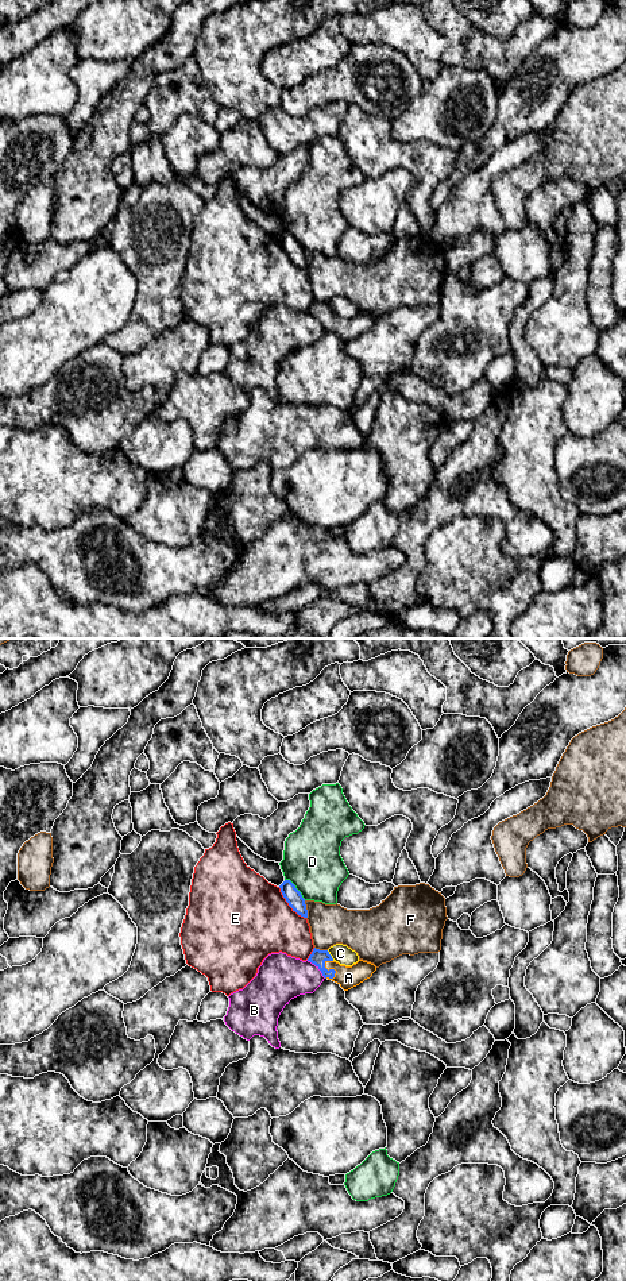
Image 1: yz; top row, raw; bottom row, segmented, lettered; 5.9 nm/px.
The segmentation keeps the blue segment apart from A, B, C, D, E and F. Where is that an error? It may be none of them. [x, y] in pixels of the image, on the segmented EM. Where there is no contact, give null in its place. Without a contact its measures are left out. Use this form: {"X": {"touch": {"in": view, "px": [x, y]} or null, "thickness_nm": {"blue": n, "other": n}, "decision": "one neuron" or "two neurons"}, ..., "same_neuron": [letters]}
{"A": {"touch": {"in": "yz", "px": [331, 969]}, "thickness_nm": {"blue": 90, "other": 130}, "decision": "one neuron"}, "B": {"touch": {"in": "yz", "px": [319, 968]}, "thickness_nm": {"blue": 90, "other": 280}, "decision": "two neurons"}, "C": {"touch": {"in": "yz", "px": [331, 956]}, "thickness_nm": {"blue": 90, "other": 120}, "decision": "two neurons"}, "D": {"touch": {"in": "yz", "px": [296, 888]}, "thickness_nm": {"blue": 100, "other": 340}, "decision": "two neurons"}, "E": {"touch": {"in": "yz", "px": [289, 905]}, "thickness_nm": {"blue": 100, "other": 480}, "decision": "two neurons"}, "F": {"touch": {"in": "yz", "px": [306, 910]}, "thickness_nm": {"blue": 100, "other": 240}, "decision": "two neurons"}, "same_neuron": ["A"]}

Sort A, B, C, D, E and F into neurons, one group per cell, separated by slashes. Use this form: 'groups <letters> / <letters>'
groups A / B / C / D / E / F

